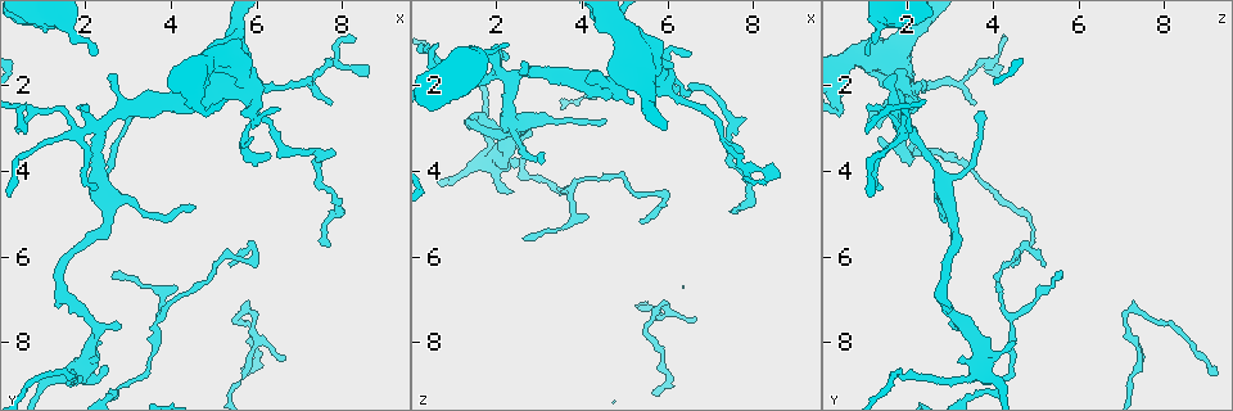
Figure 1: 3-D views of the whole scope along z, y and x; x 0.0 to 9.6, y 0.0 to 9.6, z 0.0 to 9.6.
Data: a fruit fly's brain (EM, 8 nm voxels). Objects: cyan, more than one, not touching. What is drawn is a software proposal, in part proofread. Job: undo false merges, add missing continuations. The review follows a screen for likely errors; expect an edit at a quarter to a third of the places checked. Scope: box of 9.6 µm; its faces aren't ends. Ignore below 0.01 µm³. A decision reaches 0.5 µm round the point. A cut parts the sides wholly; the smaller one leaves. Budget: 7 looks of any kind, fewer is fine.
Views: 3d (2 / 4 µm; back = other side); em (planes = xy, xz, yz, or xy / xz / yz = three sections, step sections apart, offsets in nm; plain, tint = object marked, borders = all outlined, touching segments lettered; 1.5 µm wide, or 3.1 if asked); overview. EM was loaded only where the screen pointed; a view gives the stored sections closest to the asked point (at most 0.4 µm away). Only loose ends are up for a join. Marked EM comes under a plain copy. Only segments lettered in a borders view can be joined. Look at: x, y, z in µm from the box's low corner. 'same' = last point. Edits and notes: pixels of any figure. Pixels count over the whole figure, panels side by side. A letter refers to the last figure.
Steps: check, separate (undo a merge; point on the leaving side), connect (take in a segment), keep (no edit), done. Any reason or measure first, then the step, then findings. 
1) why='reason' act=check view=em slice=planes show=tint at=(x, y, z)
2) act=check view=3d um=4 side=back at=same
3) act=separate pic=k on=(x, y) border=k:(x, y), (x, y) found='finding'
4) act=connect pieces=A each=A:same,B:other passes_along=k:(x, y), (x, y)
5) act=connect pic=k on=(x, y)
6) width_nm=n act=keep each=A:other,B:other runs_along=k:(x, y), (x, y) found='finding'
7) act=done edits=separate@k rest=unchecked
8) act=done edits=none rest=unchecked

why='thin end' act=check view=3d um=4 at=(7.70, 2.40, 3.50)

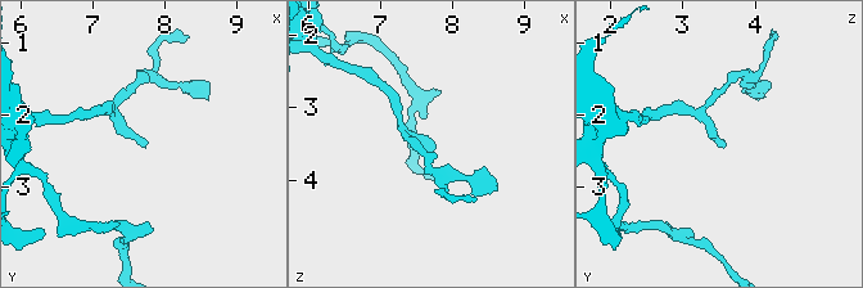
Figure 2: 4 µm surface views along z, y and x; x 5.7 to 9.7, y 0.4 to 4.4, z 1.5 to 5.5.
why='shape alone is not enough' act=check view=em slice=xy step=4 show=tint at=(7.75, 2.40, 3.55)

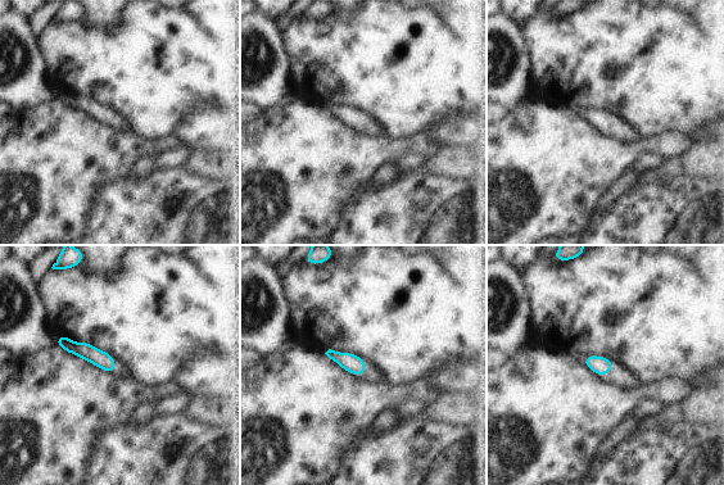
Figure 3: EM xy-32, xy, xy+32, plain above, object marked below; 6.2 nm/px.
act=check view=em slice=planes show=borders at=same

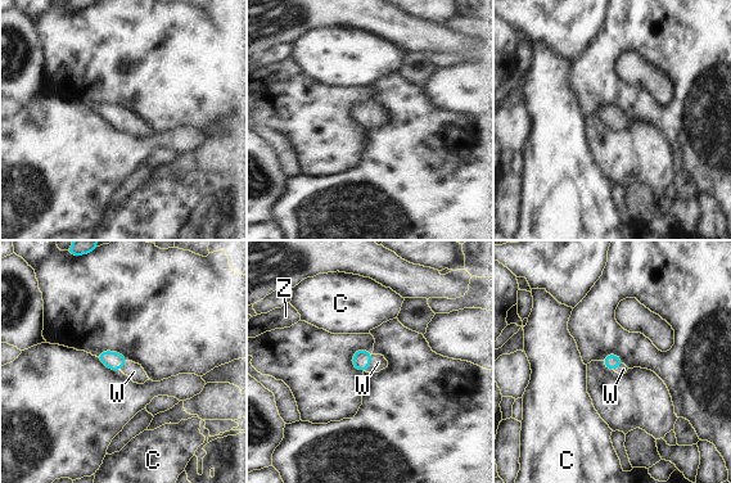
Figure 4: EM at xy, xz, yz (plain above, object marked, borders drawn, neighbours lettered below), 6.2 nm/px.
width_nm=100 act=connect pieces=W each=C:other,W:same,Z:other passes_along=4:(361, 359), (369, 364), (378, 362) found='the cell continues'

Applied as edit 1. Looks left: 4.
why='see it whole again' act=check view=overview

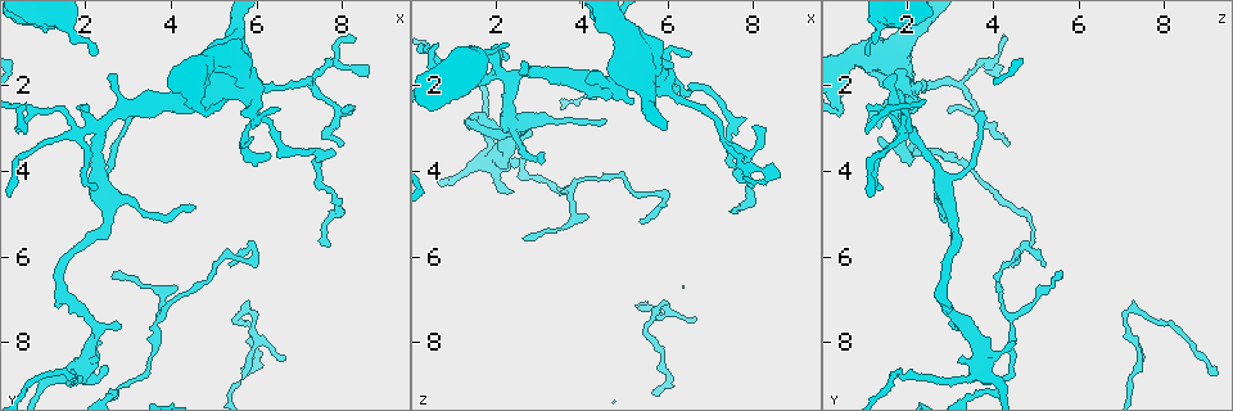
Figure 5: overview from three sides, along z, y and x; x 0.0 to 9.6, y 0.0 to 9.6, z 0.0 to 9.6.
why='free end' act=check view=3d um=4 at=(5.85, 1.50, 1.10)

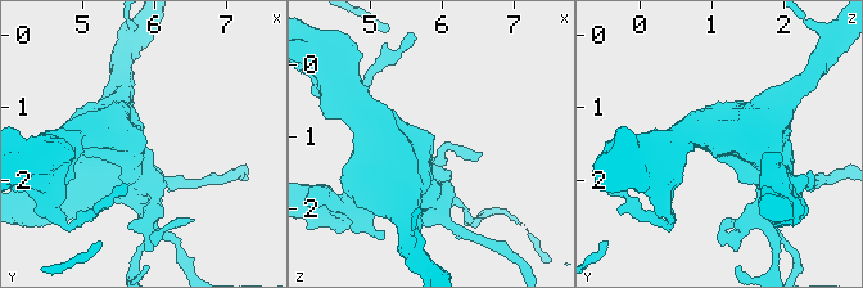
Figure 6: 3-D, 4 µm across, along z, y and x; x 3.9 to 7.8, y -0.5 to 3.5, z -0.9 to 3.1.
act=check view=em slice=xz step=8 show=borders at=(5.90, 1.55, 1.05)

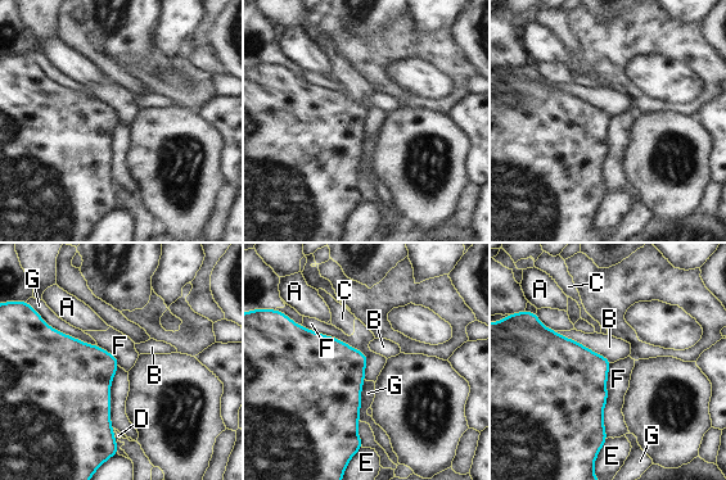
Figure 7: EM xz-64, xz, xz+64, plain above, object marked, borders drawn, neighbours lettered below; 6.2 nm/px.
act=keep each=A:other,B:other,C:other,D:other,E:other,F:other,G:other border=7:(302, 325), (362, 352), (365, 379) found='no lettered segment goes on from it'

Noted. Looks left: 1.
act=done edits=connect@4 rest=unchecked

